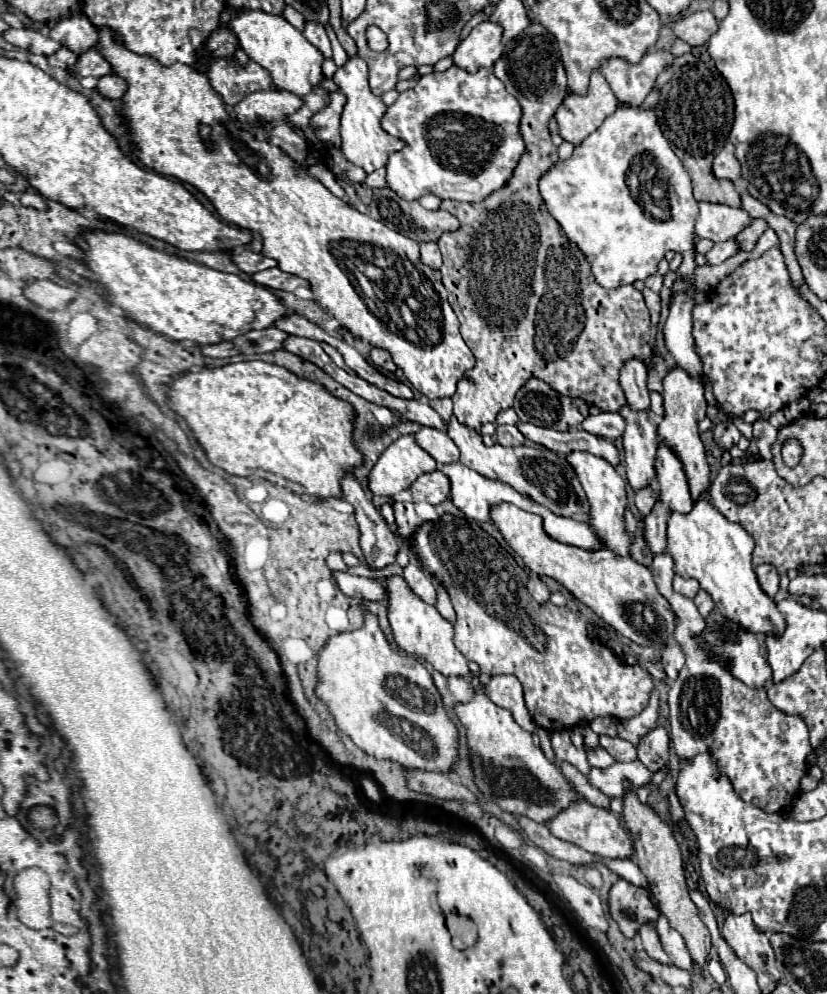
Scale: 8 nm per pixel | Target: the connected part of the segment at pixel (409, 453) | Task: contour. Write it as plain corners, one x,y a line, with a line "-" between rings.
413,434
401,436
391,442
369,472
369,490
375,496
393,498
409,488
421,474
435,472
435,460
417,446

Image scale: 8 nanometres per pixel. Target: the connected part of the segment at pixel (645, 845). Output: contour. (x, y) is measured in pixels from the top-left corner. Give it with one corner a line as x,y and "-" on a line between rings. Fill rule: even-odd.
625,782
625,788
627,788
627,792
623,796
623,820
625,820
625,826
629,828
633,844
635,844
637,866
643,870
643,874
647,878
647,886
651,886
651,894
655,894
655,898
659,898
661,914
669,920
671,928
675,928
683,936
693,960
699,966
705,966
707,958
709,958
711,938
709,938
707,926
699,918
697,906
693,904
693,900
689,896
681,848
679,848
669,824
655,812
655,808
641,802
629,782

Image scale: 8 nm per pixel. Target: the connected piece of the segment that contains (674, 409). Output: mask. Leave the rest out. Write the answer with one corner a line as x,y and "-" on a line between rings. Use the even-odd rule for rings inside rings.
671,366
667,376
663,378
663,406
665,406
665,418
659,424
659,436
663,438
663,442
675,450
675,454
681,458
687,480
689,480
689,488
691,488
691,496
697,498
699,494
707,494
709,490
709,464
705,458
705,448
703,442
699,438
699,430
697,430
697,422
701,418
705,418
705,396
703,396
703,384
695,378
691,378
683,368
679,366

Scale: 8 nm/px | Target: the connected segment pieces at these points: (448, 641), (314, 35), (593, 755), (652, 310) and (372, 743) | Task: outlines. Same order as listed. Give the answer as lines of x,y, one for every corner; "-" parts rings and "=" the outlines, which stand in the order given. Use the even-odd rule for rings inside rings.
389,576
383,580
387,590
387,616
389,624
393,628
393,638
397,646
407,652
415,654
419,658
425,658
435,670
439,670
443,676
467,676
467,658
455,648
453,644
453,624
447,622
439,610
427,602
423,602
405,582
403,576
=
305,20
305,28
303,28
303,36
313,44
317,46
325,58
331,58
331,42
327,38
327,32
323,28
323,24
319,22
307,22
=
585,746
585,752
587,752
587,760
591,766
595,768
607,768
611,764
615,764
615,758
601,746
595,746
595,748
589,748
=
643,288
643,298
645,298
645,304
649,308
649,314
651,314
651,330
657,326
657,320
659,320
659,310
661,310
661,304
659,304
659,294
649,290
649,288
=
361,606
361,610
365,612
365,624
359,630
335,634
325,642
323,650
319,650
315,696
329,708
337,728
345,732
363,752
375,758
393,760
405,768
449,772
457,756
457,728
443,710
441,696
431,680
429,670
419,660
393,652
377,624
377,616
365,606
-
425,738
429,738
433,744
431,754
421,750
421,742

